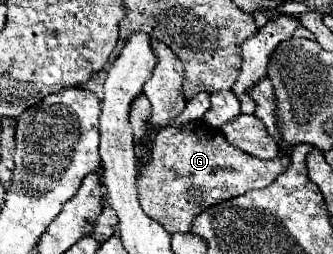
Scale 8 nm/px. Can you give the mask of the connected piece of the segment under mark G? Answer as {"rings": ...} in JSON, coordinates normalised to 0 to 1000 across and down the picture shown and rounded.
{"rings":[[[610,472],[562,496],[502,496],[459,551],[453,622],[417,669],[417,795],[429,835],[489,882],[514,921],[568,913],[580,850],[742,748],[808,732],[838,677],[862,669],[868,638],[868,606],[820,630],[748,614],[682,567],[658,504],[622,496]]]}

